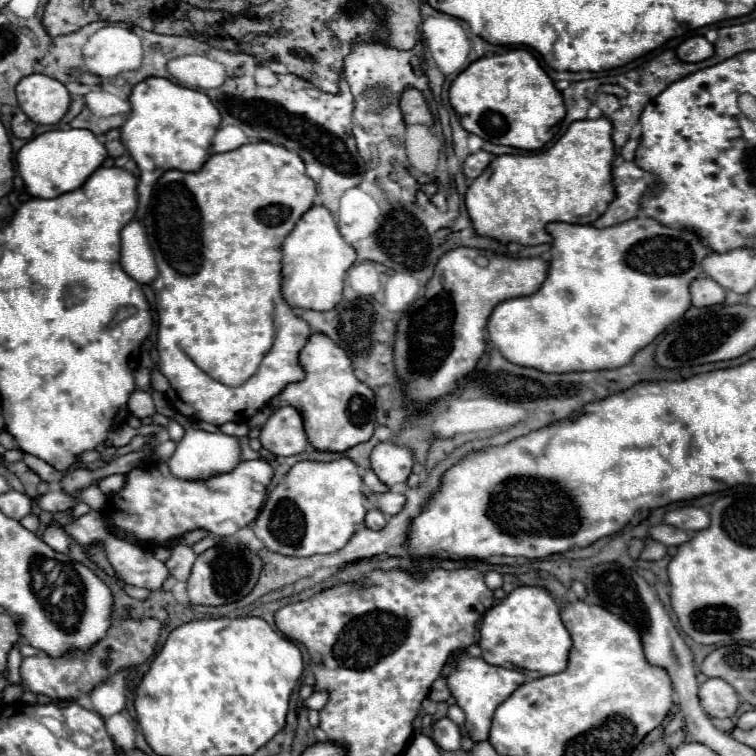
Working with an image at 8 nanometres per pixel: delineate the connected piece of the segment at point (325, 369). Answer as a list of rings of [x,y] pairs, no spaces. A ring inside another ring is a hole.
[[[311,334],[309,342],[299,354],[299,362],[307,376],[301,382],[287,384],[279,400],[285,400],[299,410],[305,422],[309,442],[317,450],[345,452],[361,442],[367,442],[375,426],[375,394],[373,390],[357,380],[349,354],[327,334]]]

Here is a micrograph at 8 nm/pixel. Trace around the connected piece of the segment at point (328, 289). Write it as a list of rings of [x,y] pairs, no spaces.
[[[311,206],[283,242],[283,296],[289,306],[307,310],[331,310],[341,300],[345,272],[357,260],[357,252],[343,240],[331,212]]]

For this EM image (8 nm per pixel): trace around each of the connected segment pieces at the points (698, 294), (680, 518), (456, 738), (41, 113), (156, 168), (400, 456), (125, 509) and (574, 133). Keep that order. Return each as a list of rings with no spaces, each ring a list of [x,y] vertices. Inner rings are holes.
[[[707,276],[695,278],[695,282],[691,282],[689,290],[691,290],[691,302],[697,308],[721,304],[725,300],[725,290],[713,278],[707,278]]]
[[[683,506],[683,508],[677,508],[677,510],[669,510],[665,514],[663,522],[677,526],[677,528],[697,532],[697,530],[705,530],[709,526],[709,514],[703,508],[697,508],[697,506]]]
[[[443,718],[433,724],[433,740],[441,750],[459,750],[461,748],[461,732],[457,724]]]
[[[29,74],[17,84],[19,108],[37,124],[57,124],[69,108],[67,88],[45,74]]]
[[[147,78],[133,88],[129,98],[131,114],[121,126],[121,142],[139,166],[139,210],[137,220],[145,218],[151,190],[167,170],[195,172],[209,158],[211,140],[221,124],[221,114],[207,94],[179,86],[167,78]]]
[[[381,442],[371,452],[371,468],[389,488],[407,482],[413,462],[413,454],[395,442]]]
[[[267,460],[239,462],[233,472],[221,474],[221,476],[211,478],[207,482],[179,480],[169,472],[165,462],[149,462],[149,464],[143,464],[127,474],[125,490],[109,496],[107,510],[109,510],[109,518],[113,520],[113,524],[117,528],[121,528],[123,532],[131,532],[133,536],[149,542],[151,546],[153,546],[153,540],[179,538],[181,534],[185,534],[189,530],[197,530],[197,528],[203,528],[203,530],[215,534],[217,538],[225,538],[225,536],[235,534],[239,528],[247,526],[249,522],[253,522],[257,518],[271,478],[273,478],[273,468]]]
[[[579,120],[545,152],[531,156],[497,156],[483,174],[469,186],[465,204],[473,228],[481,236],[493,236],[501,242],[519,242],[525,246],[551,242],[545,226],[549,222],[593,224],[615,198],[613,186],[611,120]]]

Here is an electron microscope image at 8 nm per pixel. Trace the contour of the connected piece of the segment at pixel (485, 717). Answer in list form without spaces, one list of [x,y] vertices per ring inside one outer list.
[[[463,652],[455,658],[455,670],[447,676],[449,690],[457,698],[457,706],[465,712],[467,730],[475,742],[489,738],[489,720],[491,720],[495,708],[525,682],[527,682],[527,678],[523,672],[487,664],[483,658],[473,658],[467,652]]]

